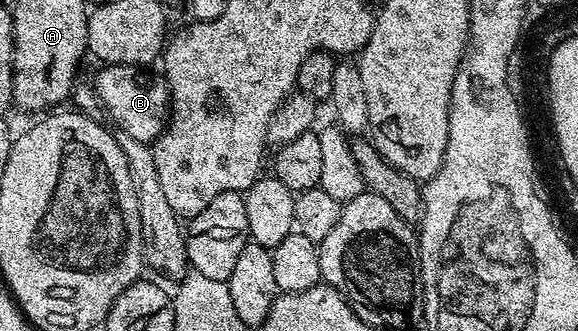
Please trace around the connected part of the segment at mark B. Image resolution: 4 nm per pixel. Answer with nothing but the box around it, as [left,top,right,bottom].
[92,64,170,145]

